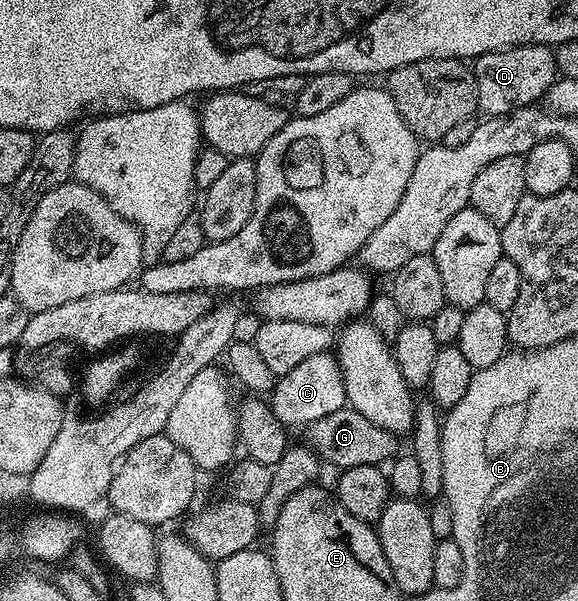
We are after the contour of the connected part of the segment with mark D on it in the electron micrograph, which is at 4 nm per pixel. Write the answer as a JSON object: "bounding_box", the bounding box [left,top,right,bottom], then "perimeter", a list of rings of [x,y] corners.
{"bounding_box":[473,43,555,117],"perimeter":[[[526,43],[520,47],[507,47],[503,51],[490,51],[473,63],[475,101],[480,112],[487,117],[508,115],[519,107],[538,104],[555,83],[555,52],[542,43]]]}

